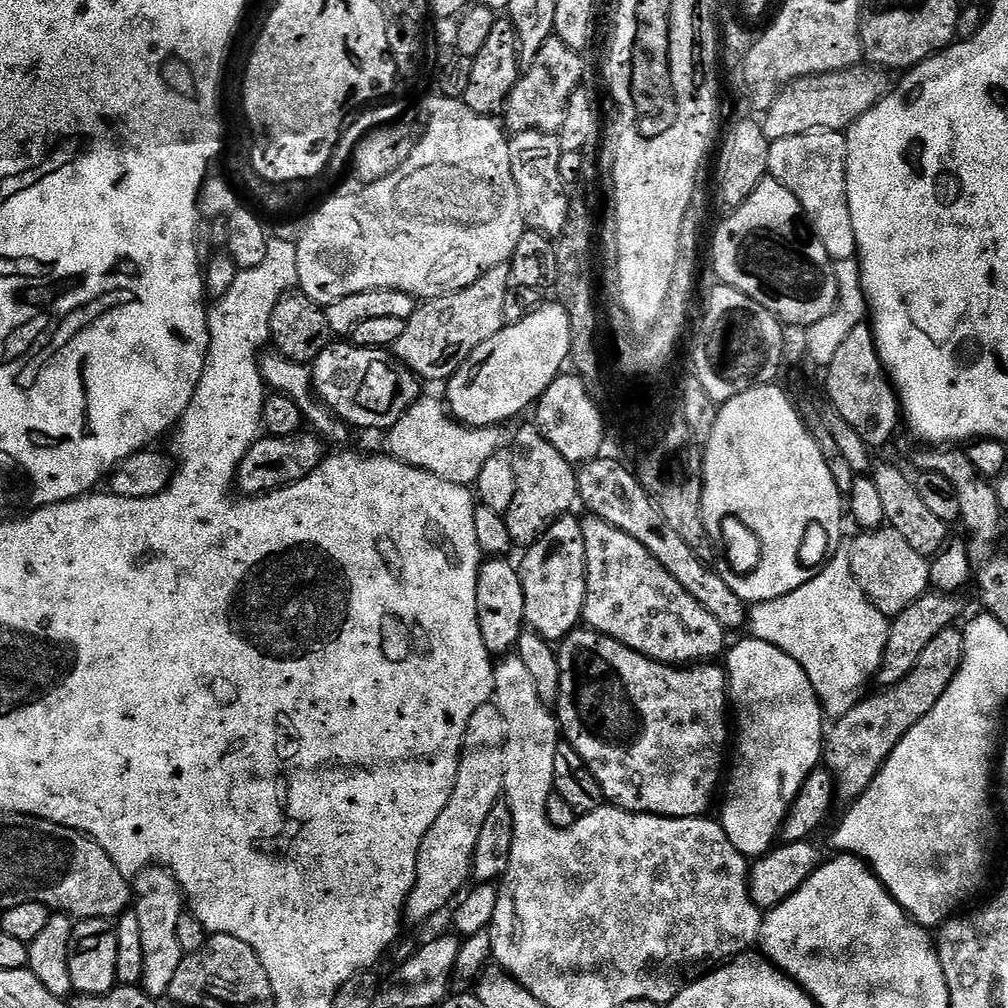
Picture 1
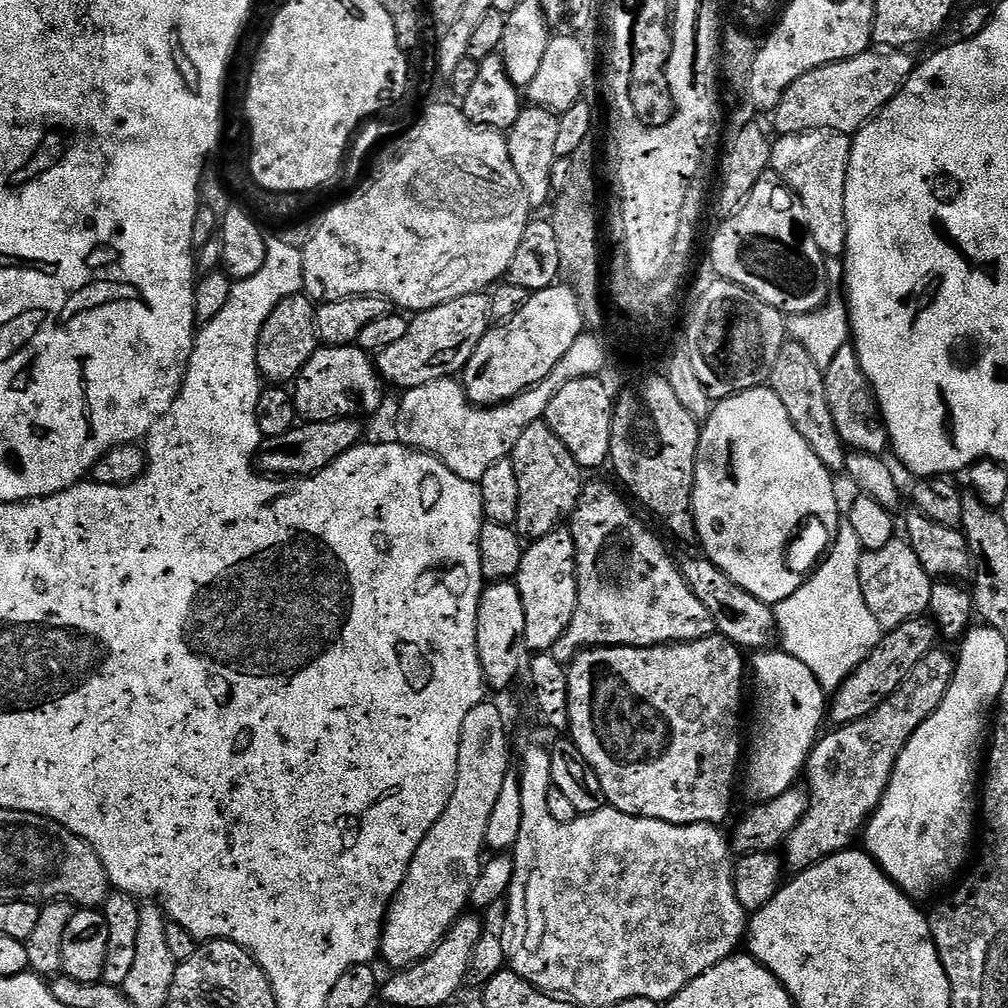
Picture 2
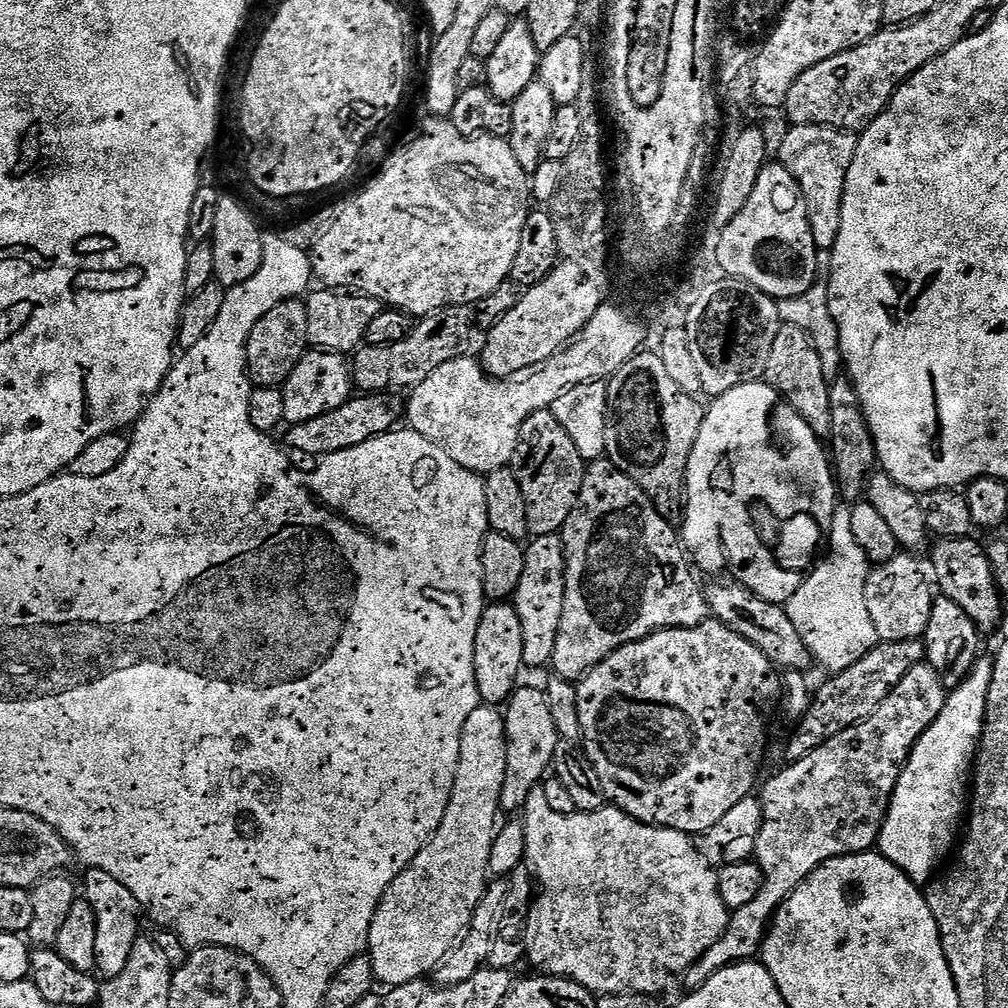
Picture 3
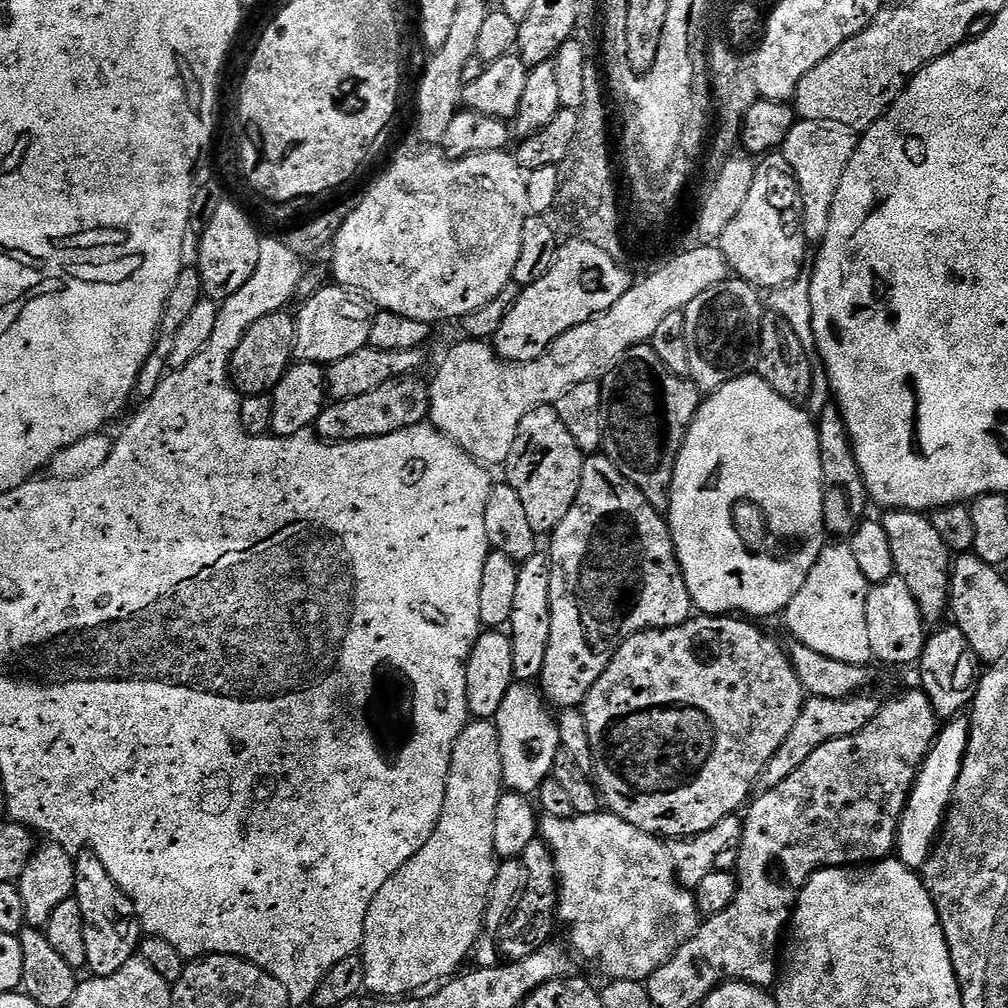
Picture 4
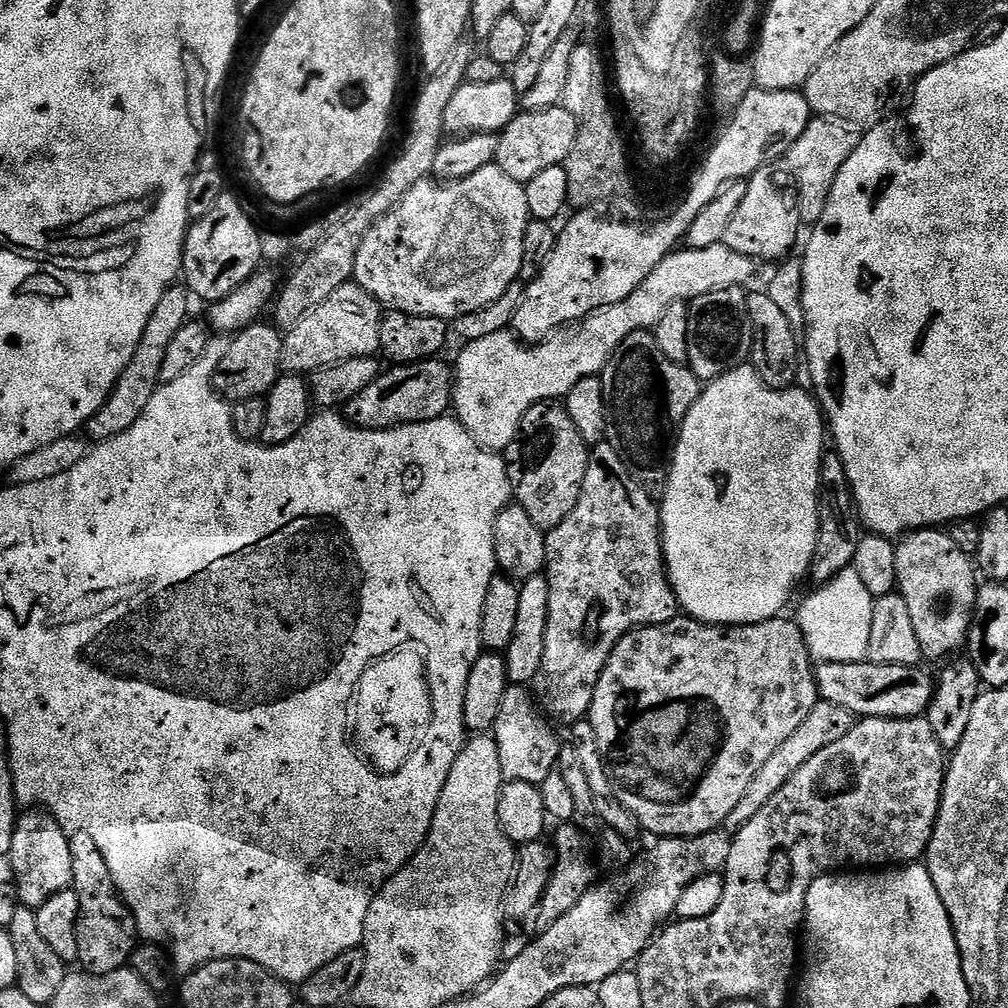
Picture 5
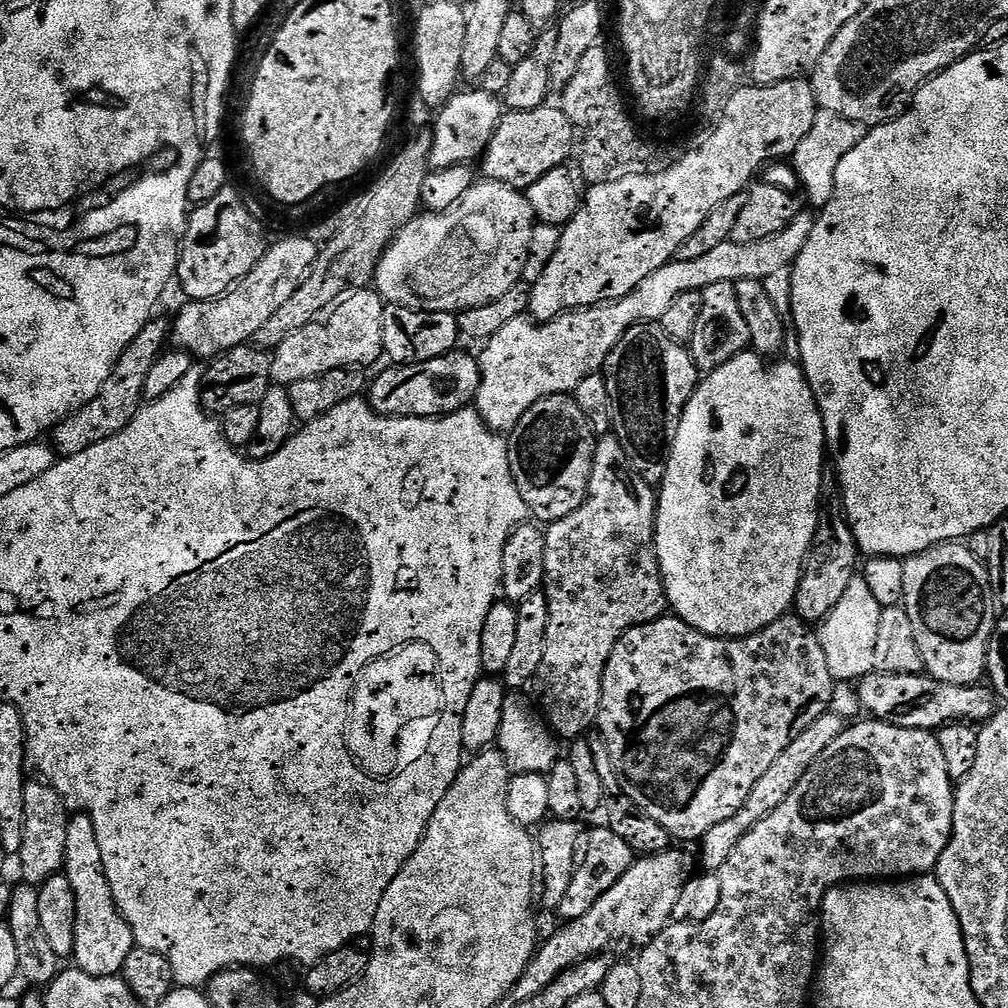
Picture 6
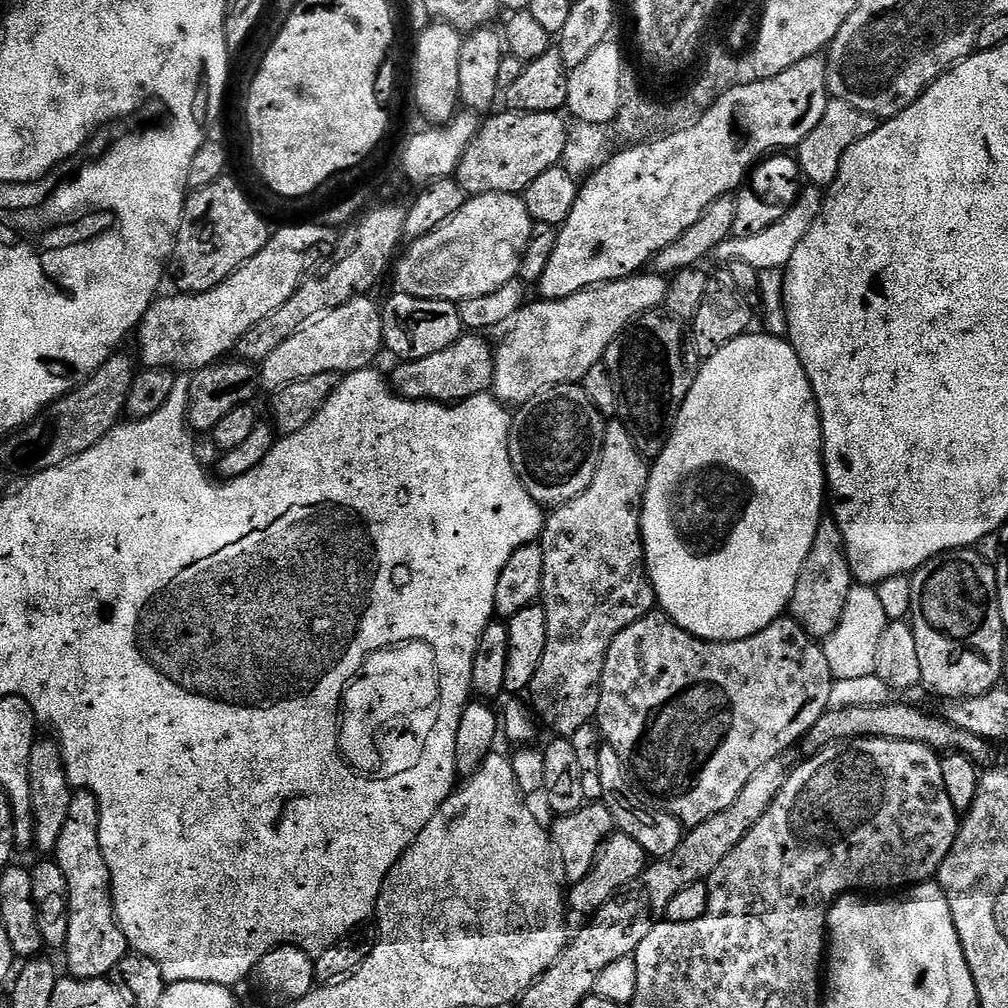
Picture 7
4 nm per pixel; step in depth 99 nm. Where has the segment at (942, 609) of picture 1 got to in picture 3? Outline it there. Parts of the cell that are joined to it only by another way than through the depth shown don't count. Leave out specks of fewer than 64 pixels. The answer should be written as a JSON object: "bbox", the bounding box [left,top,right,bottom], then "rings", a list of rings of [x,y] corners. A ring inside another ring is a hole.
{"bbox":[784,639,925,761],"rings":[[[923,639],[890,644],[880,642],[862,658],[858,658],[858,662],[854,662],[854,666],[829,675],[828,681],[817,692],[815,689],[804,715],[795,721],[796,733],[789,738],[788,745],[784,748],[785,761],[801,760],[806,758],[806,754],[814,754],[814,750],[818,750],[818,746],[822,746],[830,738],[842,734],[842,730],[850,730],[855,724],[861,724],[863,720],[870,718],[870,714],[874,714],[874,710],[878,710],[878,706],[882,706],[882,702],[886,702],[890,690],[894,690],[894,686],[898,686],[898,682],[902,682],[902,678],[906,678],[906,674],[910,674],[913,666],[922,663],[925,663]]]}

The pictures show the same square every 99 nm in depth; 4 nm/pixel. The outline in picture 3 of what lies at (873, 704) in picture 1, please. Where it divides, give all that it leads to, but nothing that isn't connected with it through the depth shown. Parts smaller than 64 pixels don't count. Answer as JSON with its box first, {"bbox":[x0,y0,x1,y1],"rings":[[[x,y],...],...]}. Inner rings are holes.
{"bbox":[682,662,946,989],"rings":[[[926,662],[916,664],[910,674],[906,674],[906,678],[902,678],[902,682],[898,682],[898,686],[890,690],[886,702],[882,702],[882,706],[878,706],[878,710],[874,710],[870,718],[866,718],[861,724],[855,724],[850,730],[842,730],[842,734],[818,746],[814,754],[806,754],[806,758],[791,761],[784,766],[788,768],[782,769],[777,776],[763,781],[764,789],[762,784],[758,799],[764,805],[764,821],[756,839],[754,853],[754,863],[760,869],[760,888],[756,891],[754,902],[729,915],[728,928],[722,938],[718,938],[718,942],[714,942],[714,946],[710,946],[710,950],[706,950],[706,954],[702,954],[702,958],[694,962],[692,969],[682,978],[683,983],[689,984],[689,989],[701,988],[710,977],[718,974],[718,970],[729,968],[731,964],[755,961],[759,957],[772,917],[784,900],[790,898],[790,894],[794,894],[798,886],[802,886],[805,878],[818,870],[818,866],[834,858],[871,852],[877,847],[884,819],[888,817],[892,795],[898,786],[900,771],[906,766],[918,738],[922,738],[922,734],[930,730],[934,718],[938,718],[945,699],[946,689],[940,675]]]}

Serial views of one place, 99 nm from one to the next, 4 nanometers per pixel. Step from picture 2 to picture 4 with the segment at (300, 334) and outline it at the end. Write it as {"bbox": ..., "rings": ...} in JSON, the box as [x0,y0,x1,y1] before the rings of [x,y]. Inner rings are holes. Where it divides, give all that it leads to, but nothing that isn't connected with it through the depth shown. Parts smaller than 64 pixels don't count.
{"bbox":[232,310,296,397],"rings":[[[281,310],[258,318],[250,330],[238,342],[238,350],[232,355],[232,386],[241,397],[262,396],[271,393],[293,363],[296,350],[296,317],[291,311]]]}

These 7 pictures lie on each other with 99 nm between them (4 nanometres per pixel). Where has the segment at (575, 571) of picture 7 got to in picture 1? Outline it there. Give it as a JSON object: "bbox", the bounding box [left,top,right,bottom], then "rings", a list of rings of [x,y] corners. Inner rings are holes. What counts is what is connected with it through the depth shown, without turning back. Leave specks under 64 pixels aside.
{"bbox":[581,514,726,666],"rings":[[[591,514],[585,515],[581,519],[582,542],[586,546],[586,602],[584,603],[583,623],[591,631],[601,632],[603,636],[614,638],[626,646],[630,646],[634,651],[640,652],[643,656],[649,656],[660,664],[670,664],[673,666],[691,666],[701,662],[712,662],[717,659],[716,655],[723,653],[726,648],[724,636],[726,629],[718,618],[712,617],[706,610],[706,606],[698,606],[670,574],[666,574],[666,566],[642,546],[642,542],[630,538],[622,530],[610,526],[602,518]]]}

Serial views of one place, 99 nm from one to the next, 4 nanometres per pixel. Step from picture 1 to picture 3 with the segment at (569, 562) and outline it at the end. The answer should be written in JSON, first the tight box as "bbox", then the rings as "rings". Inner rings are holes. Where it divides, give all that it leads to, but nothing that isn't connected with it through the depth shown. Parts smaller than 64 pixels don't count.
{"bbox":[514,535,566,668],"rings":[[[559,535],[538,536],[527,541],[524,549],[526,567],[522,569],[522,582],[514,597],[514,607],[518,622],[522,622],[522,662],[524,668],[545,668],[552,663],[554,646],[558,642],[558,626],[562,626],[562,602],[566,598],[566,562],[564,561],[564,544]]]}

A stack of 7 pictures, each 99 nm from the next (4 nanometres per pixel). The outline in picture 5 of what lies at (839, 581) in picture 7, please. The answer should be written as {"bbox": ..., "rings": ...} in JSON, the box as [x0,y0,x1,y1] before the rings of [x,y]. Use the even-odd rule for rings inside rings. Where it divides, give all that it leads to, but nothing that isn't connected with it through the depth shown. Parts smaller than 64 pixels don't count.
{"bbox":[810,450,861,585],"rings":[[[835,450],[825,451],[820,463],[820,529],[818,530],[818,546],[814,550],[814,558],[810,569],[810,580],[813,580],[813,585],[828,584],[838,574],[842,574],[847,568],[852,567],[854,554],[858,554],[858,542],[861,535],[860,511],[856,509],[856,500],[852,497],[852,488],[848,485],[846,470],[842,466],[842,458]]]}

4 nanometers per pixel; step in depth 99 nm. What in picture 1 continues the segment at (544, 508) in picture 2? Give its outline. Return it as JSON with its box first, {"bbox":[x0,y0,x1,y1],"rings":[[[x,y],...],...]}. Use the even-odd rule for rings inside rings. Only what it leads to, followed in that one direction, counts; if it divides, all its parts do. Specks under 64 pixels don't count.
{"bbox":[504,426,577,550],"rings":[[[534,426],[520,428],[516,437],[511,437],[510,451],[514,458],[514,502],[510,502],[510,510],[504,521],[510,532],[510,538],[517,549],[527,550],[558,518],[569,515],[572,507],[577,507],[576,468],[542,438],[542,434]]]}

